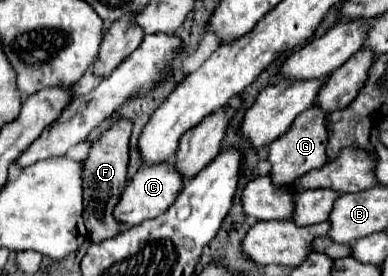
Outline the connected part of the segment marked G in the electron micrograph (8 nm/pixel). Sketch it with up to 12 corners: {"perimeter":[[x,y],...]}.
{"perimeter":[[326,111],[300,113],[270,145],[270,177],[292,185],[326,165]]}

